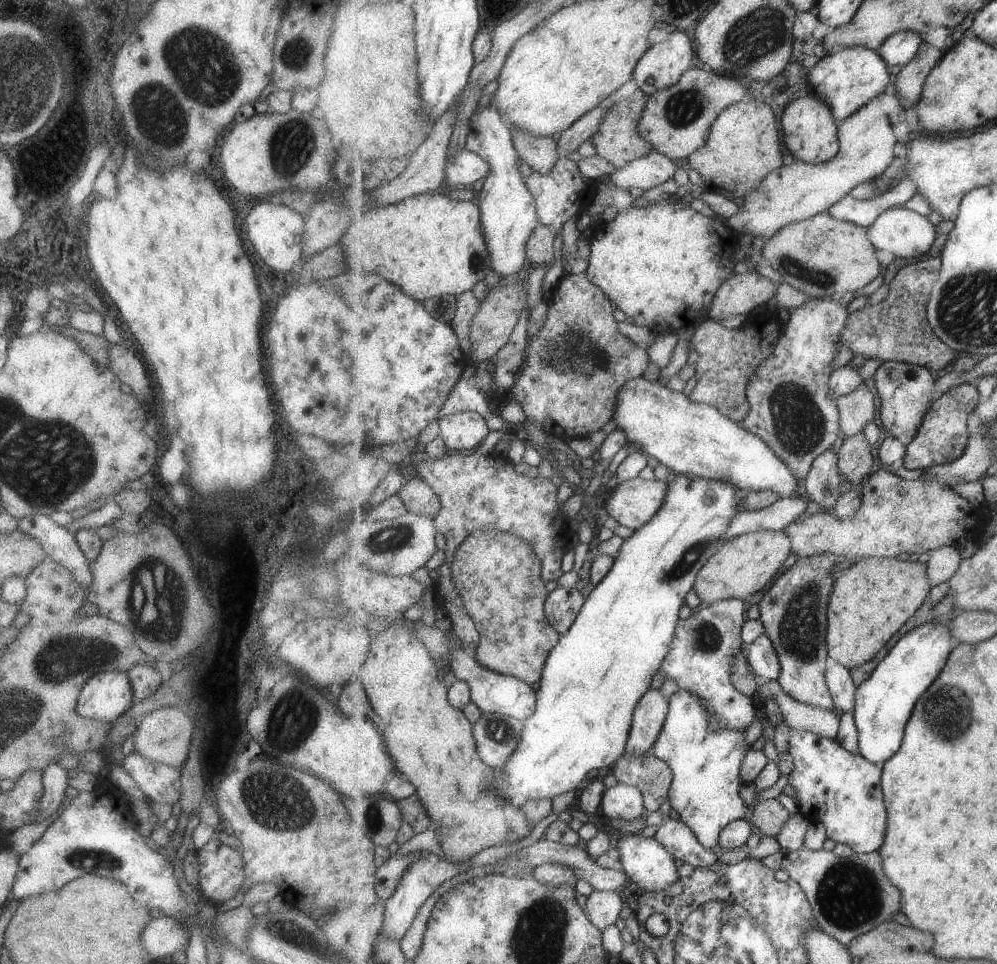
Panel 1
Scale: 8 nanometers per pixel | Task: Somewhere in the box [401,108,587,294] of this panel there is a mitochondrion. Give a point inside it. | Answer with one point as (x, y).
(477, 261)

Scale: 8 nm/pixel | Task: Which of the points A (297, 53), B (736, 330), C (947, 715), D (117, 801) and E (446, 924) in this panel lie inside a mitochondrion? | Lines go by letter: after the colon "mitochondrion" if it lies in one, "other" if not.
A: mitochondrion
B: other
C: mitochondrion
D: other
E: other

